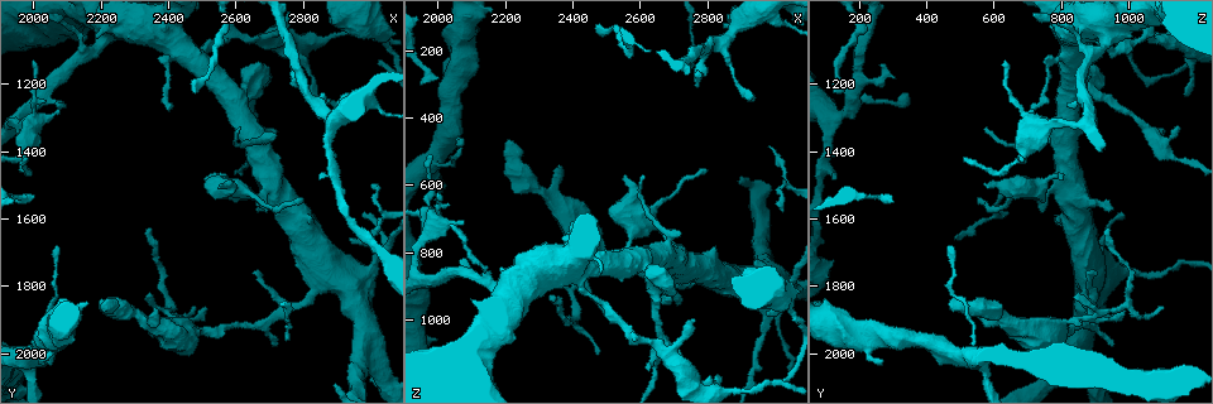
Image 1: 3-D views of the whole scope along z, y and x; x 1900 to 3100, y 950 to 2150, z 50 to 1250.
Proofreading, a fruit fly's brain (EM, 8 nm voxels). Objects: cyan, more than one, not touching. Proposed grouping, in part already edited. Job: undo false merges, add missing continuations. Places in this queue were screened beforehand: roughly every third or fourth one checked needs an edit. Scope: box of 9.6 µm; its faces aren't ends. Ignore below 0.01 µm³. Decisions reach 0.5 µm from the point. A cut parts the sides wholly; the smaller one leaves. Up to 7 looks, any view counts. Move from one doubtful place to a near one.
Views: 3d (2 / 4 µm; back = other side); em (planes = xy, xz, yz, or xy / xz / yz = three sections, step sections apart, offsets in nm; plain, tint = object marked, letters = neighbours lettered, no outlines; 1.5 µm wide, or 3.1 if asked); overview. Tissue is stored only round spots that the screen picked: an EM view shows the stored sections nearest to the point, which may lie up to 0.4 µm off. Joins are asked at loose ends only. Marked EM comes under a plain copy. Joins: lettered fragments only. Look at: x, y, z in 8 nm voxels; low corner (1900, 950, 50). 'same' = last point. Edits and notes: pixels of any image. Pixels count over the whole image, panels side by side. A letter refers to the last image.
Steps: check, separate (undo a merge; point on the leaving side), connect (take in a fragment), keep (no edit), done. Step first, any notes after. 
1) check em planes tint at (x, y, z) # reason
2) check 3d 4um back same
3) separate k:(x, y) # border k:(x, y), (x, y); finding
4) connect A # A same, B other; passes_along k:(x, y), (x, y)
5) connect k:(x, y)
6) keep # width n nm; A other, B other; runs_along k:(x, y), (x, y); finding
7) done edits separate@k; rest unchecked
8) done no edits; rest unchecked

check 3d 4um at (2400, 1200, 760) # narrows sharply

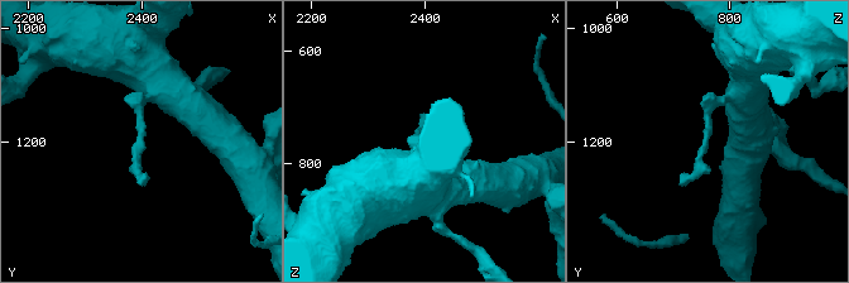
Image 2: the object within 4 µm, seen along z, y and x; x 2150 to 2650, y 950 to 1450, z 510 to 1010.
check em xy step 8 tint at (2400, 1195, 760) # shape alone is not enough

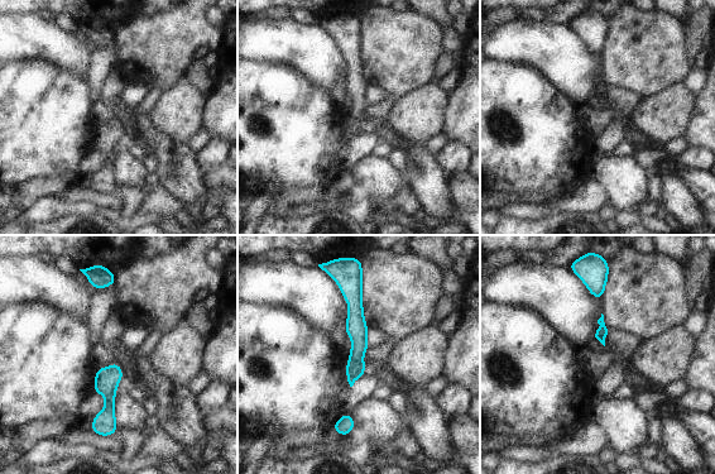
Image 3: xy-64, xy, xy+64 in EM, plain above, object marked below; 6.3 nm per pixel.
check em yz step 8 letters same # cut it another way

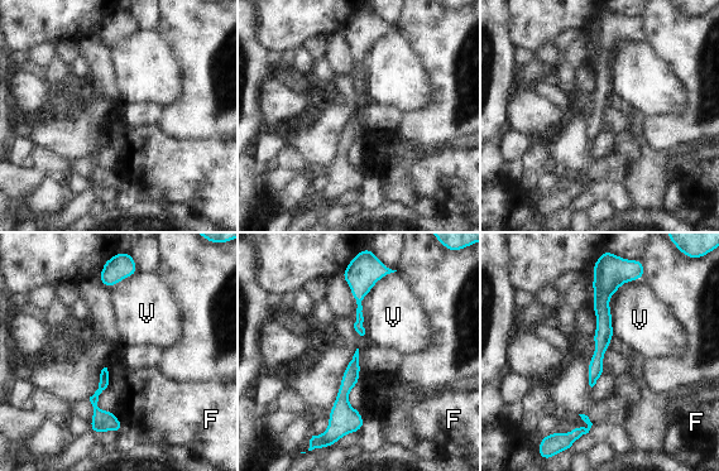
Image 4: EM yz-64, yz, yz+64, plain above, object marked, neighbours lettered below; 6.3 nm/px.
keep # F other, V other; border 4:(105, 366), (110, 387); one cell here

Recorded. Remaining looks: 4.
check 3d 4um at (2480, 1860, 1100) # free end

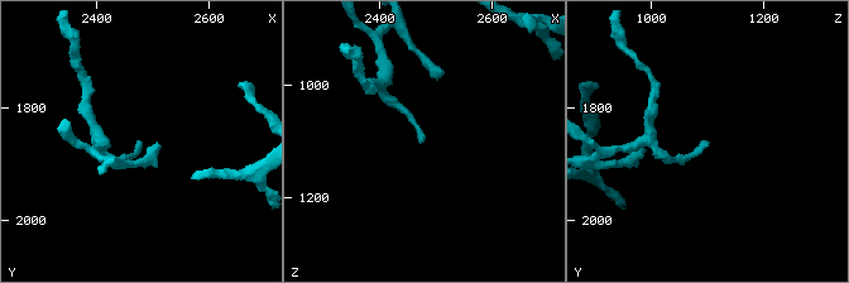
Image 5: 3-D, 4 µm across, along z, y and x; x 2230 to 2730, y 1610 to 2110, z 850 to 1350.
check em yz step 8 letters at (2475, 1860, 1100) # need the tissue

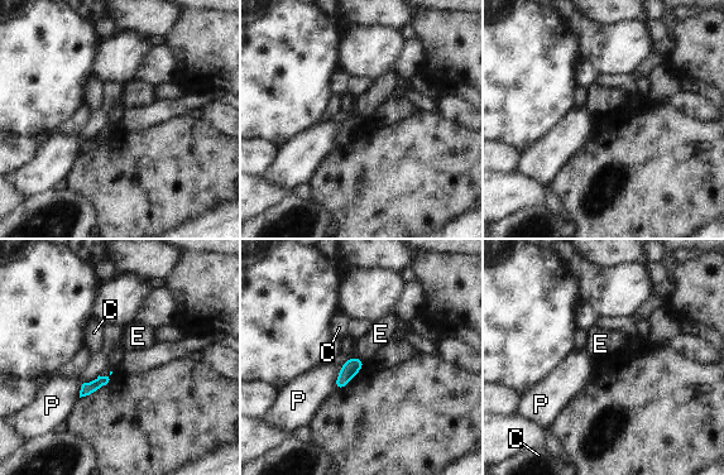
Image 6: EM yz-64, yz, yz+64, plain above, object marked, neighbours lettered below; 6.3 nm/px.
keep # C other, E other, P other; border 6:(350, 356), (365, 360); no lettered fragment goes on from it

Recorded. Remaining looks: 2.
check em yz step 8 letters at (2210, 1850, 470) # thick end

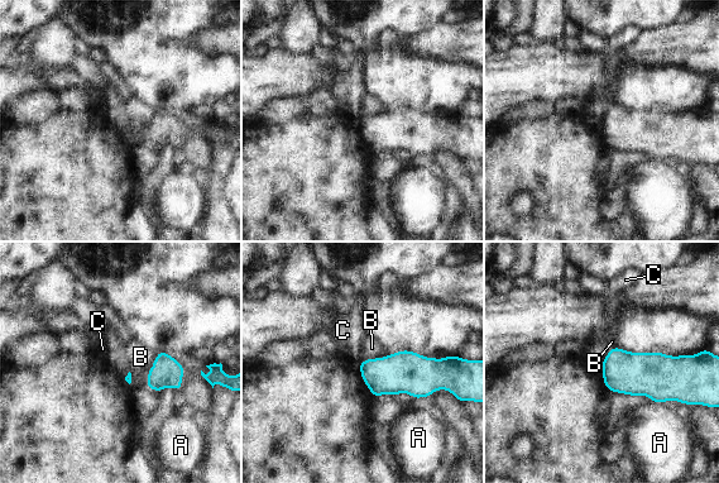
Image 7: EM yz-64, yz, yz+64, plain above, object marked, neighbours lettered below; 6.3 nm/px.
keep # A other, B other, C other; border 7:(610, 348), (600, 362); none of them fits

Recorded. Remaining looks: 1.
done no edits; rest unchecked

